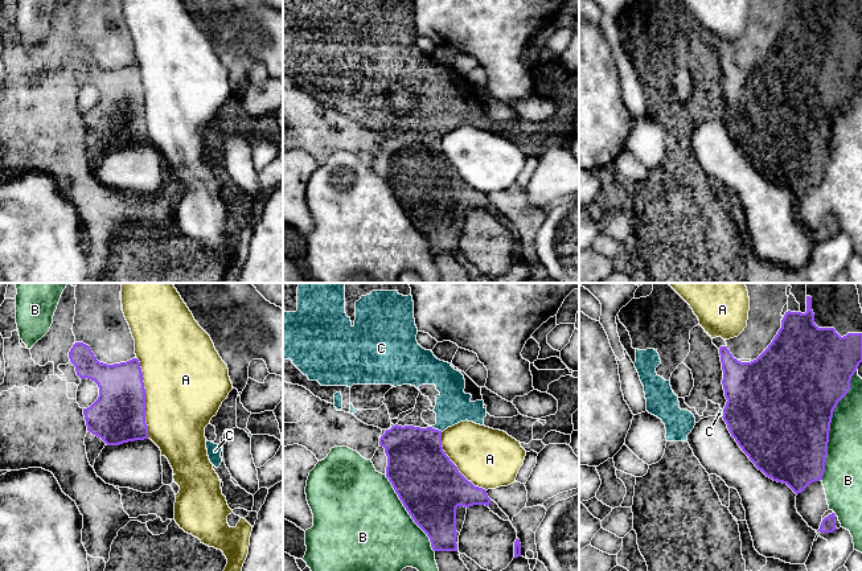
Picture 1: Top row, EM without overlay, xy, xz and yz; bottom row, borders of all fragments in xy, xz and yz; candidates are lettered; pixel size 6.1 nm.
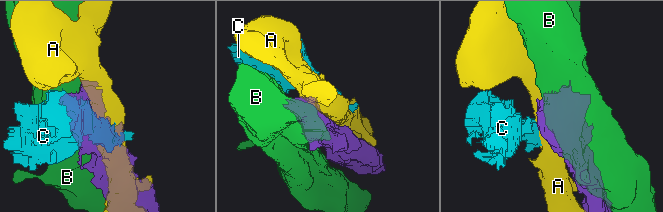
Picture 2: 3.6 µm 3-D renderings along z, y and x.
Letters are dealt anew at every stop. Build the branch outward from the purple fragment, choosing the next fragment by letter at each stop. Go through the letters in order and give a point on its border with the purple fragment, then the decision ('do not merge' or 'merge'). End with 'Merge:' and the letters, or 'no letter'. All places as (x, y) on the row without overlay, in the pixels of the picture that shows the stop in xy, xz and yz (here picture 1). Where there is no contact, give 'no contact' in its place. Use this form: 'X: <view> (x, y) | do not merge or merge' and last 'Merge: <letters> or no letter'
A: xy (144, 102) | do not merge
B: yz (830, 126) | do not merge
C: xz (436, 134) | do not merge
Merge: no letter

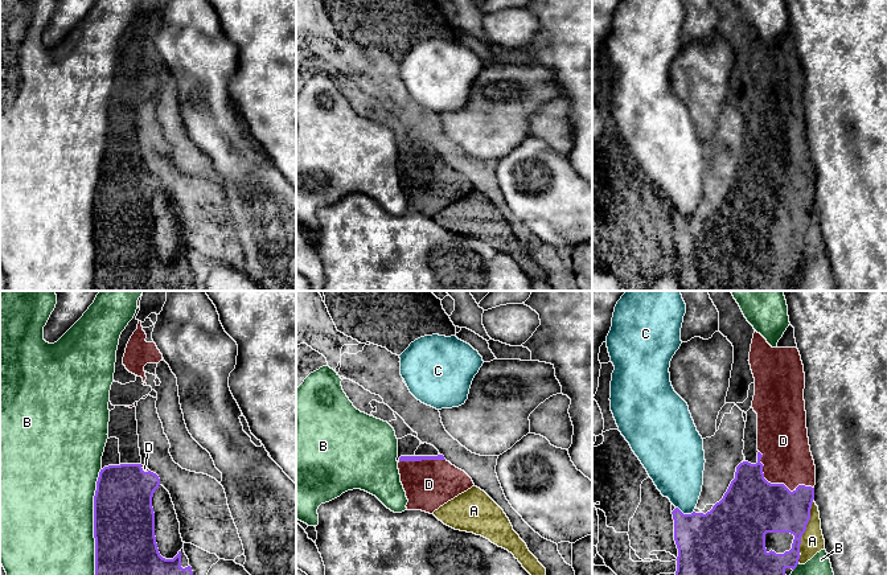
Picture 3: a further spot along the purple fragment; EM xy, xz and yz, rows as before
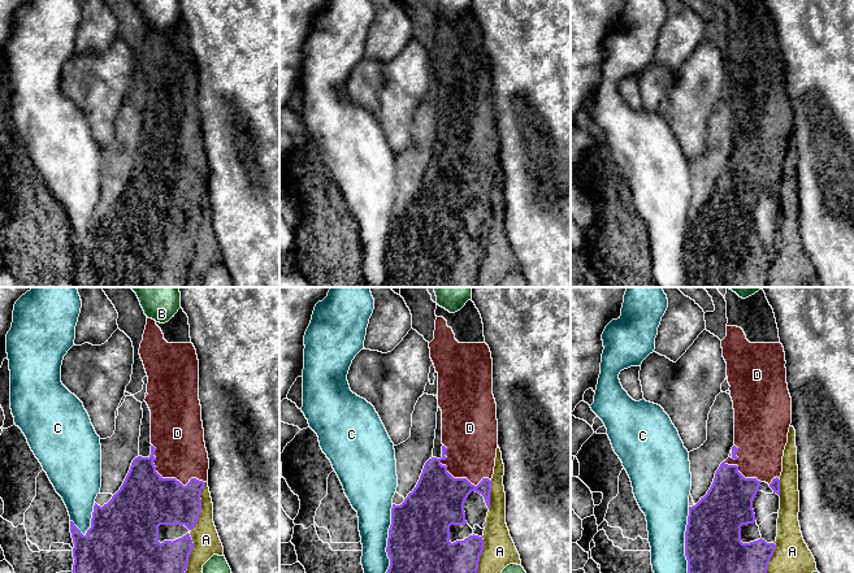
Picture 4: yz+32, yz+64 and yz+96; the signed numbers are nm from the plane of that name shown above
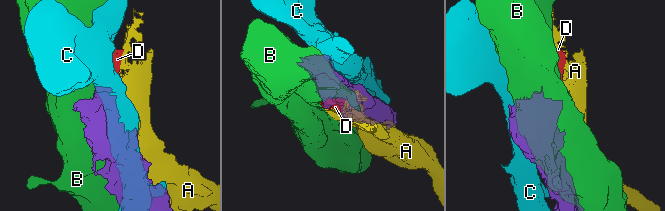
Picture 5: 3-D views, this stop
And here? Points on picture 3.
A: yz (805, 230) | do not merge
B: xy (94, 231) | do not merge
C: yz (685, 218) | do not merge
D: yz (776, 188) | merge
Merge: D

